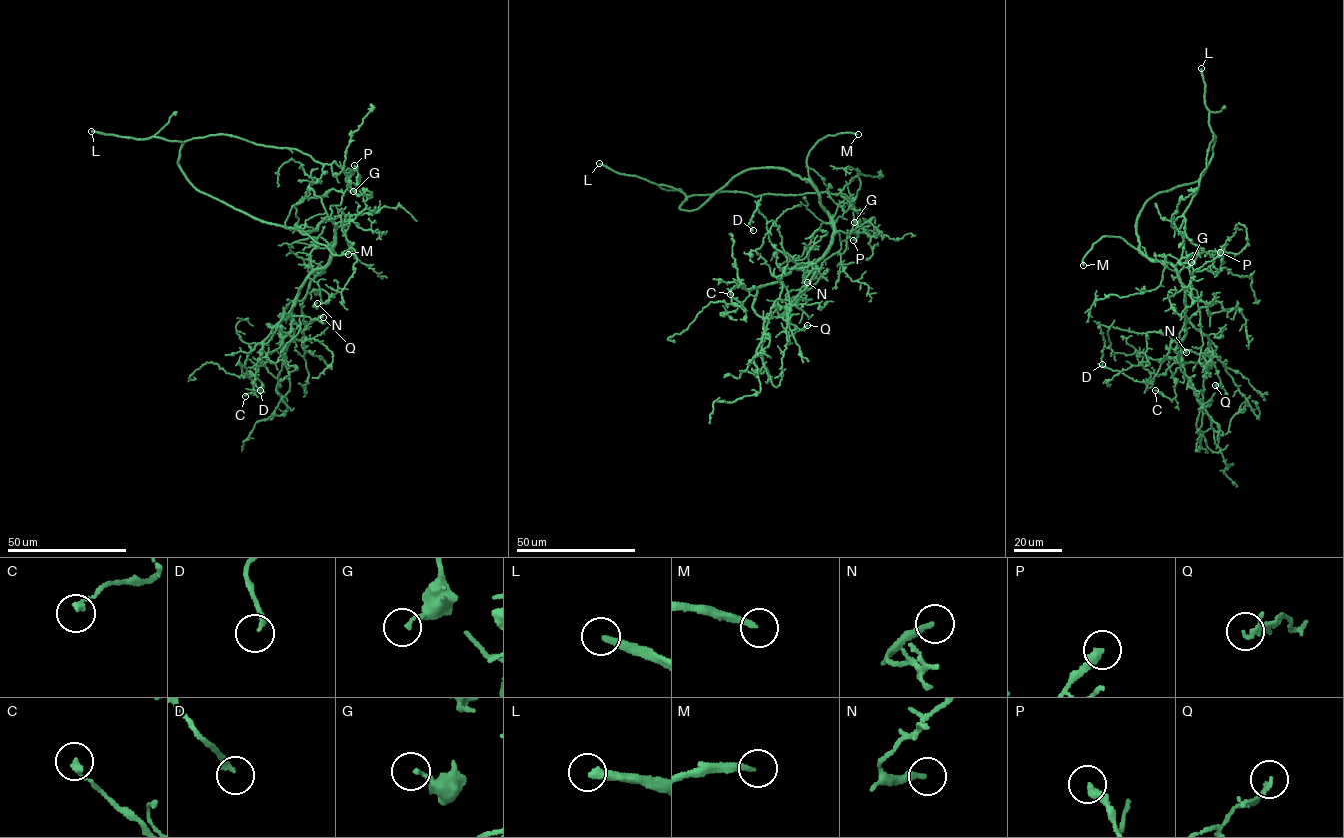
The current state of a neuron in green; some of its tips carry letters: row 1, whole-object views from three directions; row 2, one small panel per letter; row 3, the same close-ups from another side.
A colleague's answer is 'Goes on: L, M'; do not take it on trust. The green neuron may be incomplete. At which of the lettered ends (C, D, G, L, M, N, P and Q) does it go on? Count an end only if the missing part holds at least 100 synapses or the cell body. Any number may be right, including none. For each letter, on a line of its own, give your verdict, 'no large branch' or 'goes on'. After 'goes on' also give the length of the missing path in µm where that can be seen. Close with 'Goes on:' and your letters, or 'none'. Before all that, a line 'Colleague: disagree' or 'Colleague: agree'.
Colleague: agree
C: no large branch
D: no large branch
G: no large branch
L: goes on; missing 250 µm
M: goes on; missing 10 µm
N: no large branch
P: no large branch
Q: no large branch
Goes on: L, M

